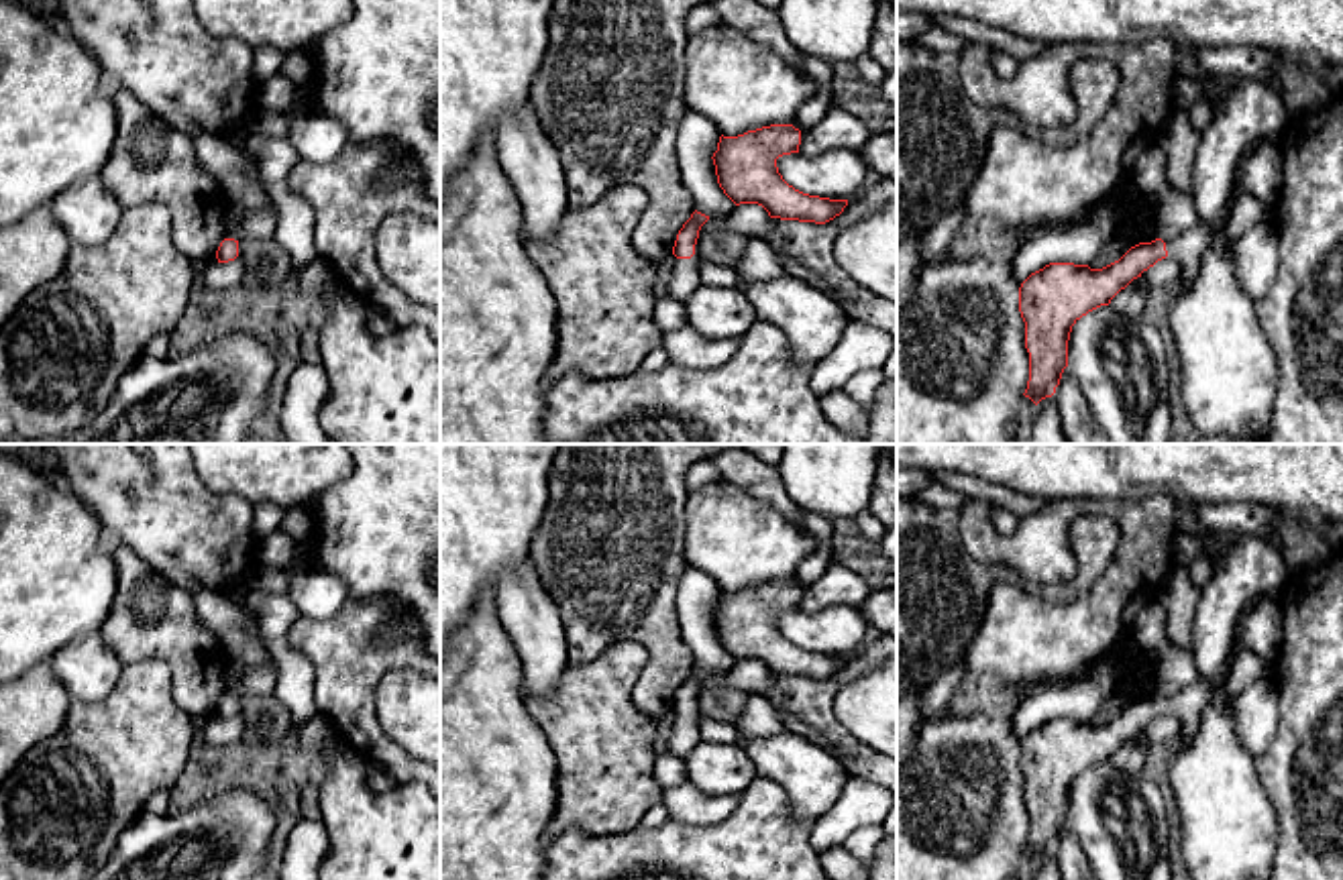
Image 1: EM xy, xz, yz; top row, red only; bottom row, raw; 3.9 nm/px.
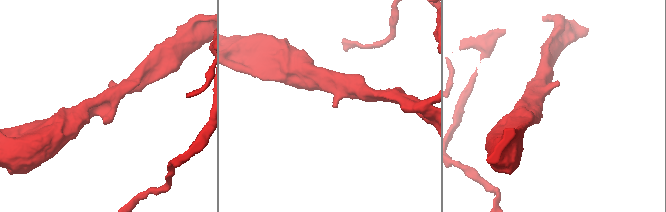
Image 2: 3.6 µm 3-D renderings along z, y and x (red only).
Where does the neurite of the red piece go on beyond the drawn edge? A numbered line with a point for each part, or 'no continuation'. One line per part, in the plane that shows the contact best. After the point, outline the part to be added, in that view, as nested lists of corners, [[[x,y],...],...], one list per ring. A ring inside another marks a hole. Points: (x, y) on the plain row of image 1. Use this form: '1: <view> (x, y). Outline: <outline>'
1: xz (685, 734). Outline: [[[693,711],[691,715],[677,715],[677,721],[668,739],[668,752],[685,760],[699,741],[701,741],[699,713]]]

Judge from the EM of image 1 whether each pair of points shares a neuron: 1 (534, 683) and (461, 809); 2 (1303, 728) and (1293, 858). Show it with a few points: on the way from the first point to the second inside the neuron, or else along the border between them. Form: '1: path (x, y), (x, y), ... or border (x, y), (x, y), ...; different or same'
1: border (510, 642), (520, 665), (522, 689); different
2: path (1291, 760), (1293, 826); same

